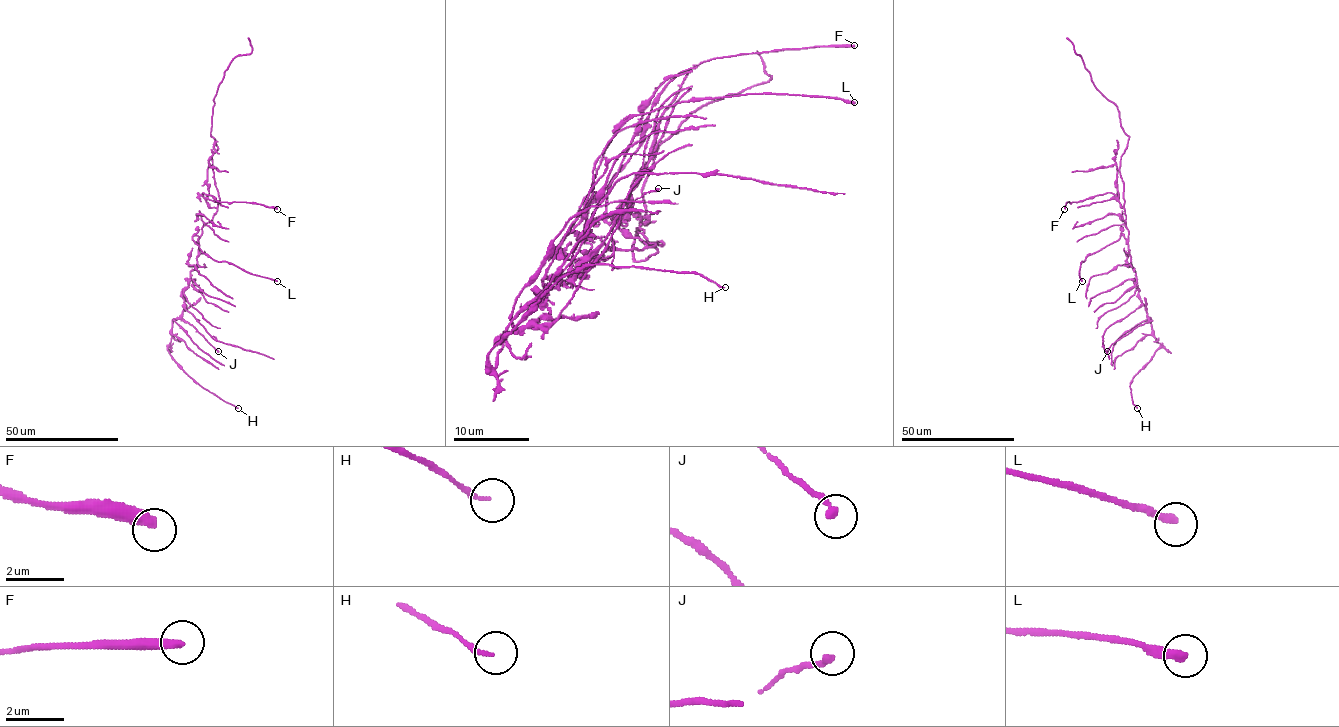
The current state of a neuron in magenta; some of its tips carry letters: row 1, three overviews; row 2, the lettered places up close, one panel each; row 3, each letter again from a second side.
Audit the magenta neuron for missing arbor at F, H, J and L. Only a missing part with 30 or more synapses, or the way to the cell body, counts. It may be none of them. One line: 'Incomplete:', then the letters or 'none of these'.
Incomplete: none of these

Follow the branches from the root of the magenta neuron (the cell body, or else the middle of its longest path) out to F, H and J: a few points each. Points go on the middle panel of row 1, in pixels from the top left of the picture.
F: (605, 252), (654, 245), (607, 220), (607, 188), (639, 146), (652, 100), (679, 74), (721, 56), (854, 45)
H: (605, 252), (536, 292), (550, 313), (508, 331), (493, 367), (517, 321), (586, 266), (725, 287)
J: (605, 252), (565, 283), (536, 292), (550, 310), (538, 325), (557, 317), (626, 209), (658, 188)

